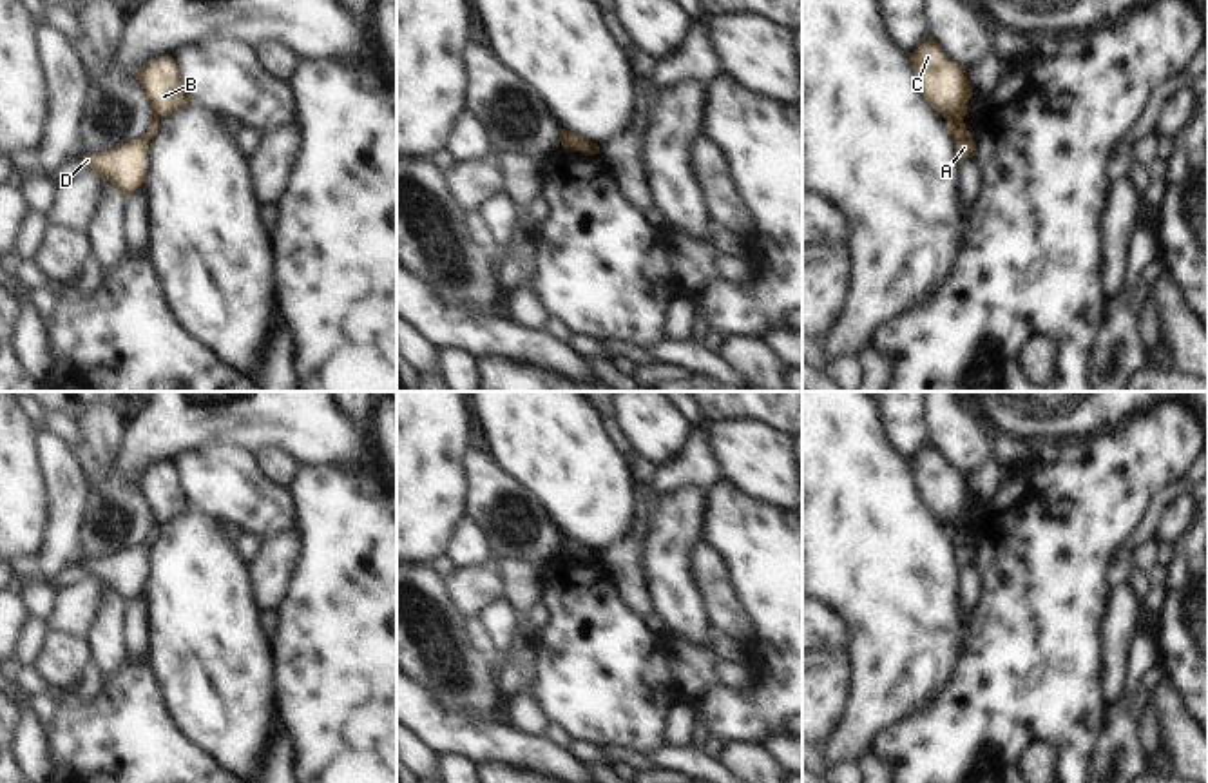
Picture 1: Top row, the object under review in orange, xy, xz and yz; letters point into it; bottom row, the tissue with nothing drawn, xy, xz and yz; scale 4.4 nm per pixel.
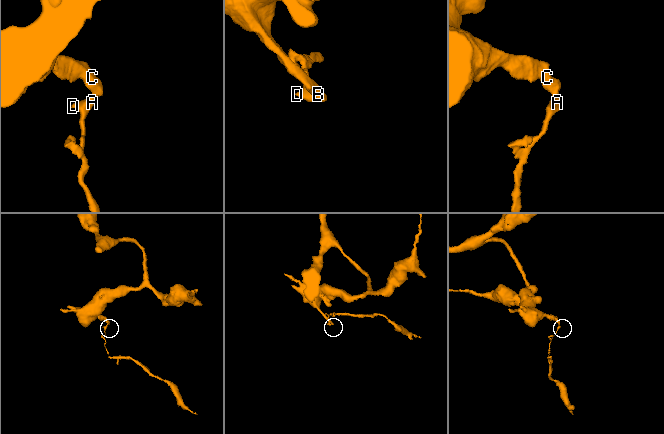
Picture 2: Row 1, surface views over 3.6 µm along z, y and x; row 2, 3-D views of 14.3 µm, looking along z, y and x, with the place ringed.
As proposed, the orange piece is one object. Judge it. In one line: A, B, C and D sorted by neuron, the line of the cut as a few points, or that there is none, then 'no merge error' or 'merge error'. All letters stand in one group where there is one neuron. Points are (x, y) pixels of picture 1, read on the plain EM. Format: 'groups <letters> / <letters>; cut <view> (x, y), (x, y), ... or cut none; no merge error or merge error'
groups A D / B C; cut yz (948, 524), (962, 528); merge error

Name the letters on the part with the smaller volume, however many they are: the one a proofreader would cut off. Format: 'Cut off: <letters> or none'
Cut off: A, D

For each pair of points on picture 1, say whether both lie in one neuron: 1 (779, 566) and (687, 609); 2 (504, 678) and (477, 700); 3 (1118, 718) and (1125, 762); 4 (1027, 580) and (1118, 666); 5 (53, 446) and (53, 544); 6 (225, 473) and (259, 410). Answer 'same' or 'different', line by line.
1: different
2: different
3: same
4: different
5: same
6: different

